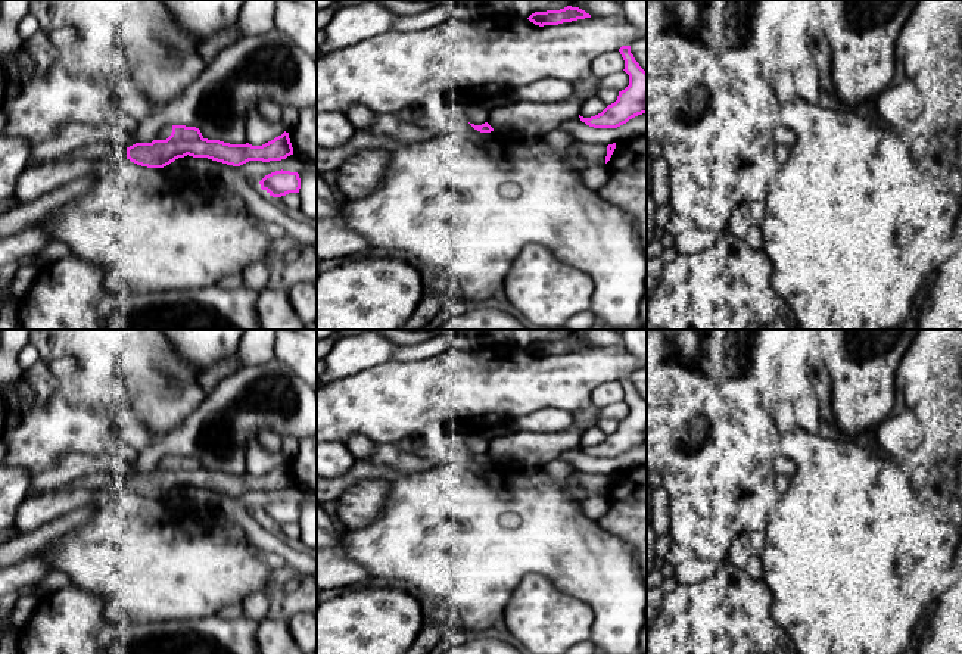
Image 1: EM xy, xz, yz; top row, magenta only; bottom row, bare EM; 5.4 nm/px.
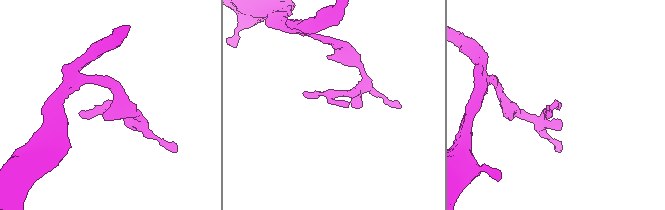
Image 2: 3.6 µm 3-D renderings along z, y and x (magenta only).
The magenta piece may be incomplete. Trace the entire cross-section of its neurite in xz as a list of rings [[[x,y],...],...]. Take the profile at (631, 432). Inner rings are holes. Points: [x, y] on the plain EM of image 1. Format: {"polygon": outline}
{"polygon": [[[631,376],[619,379],[625,390],[625,402],[629,405],[629,415],[619,421],[617,430],[608,435],[601,443],[580,451],[594,458],[617,458],[629,449],[647,443],[647,402],[639,396],[631,383]]]}

